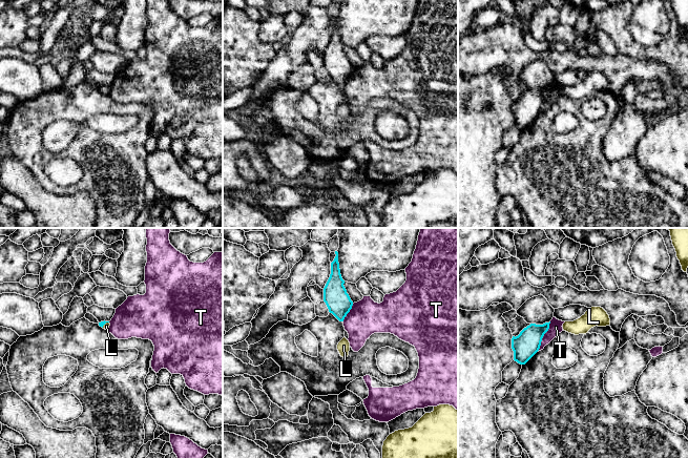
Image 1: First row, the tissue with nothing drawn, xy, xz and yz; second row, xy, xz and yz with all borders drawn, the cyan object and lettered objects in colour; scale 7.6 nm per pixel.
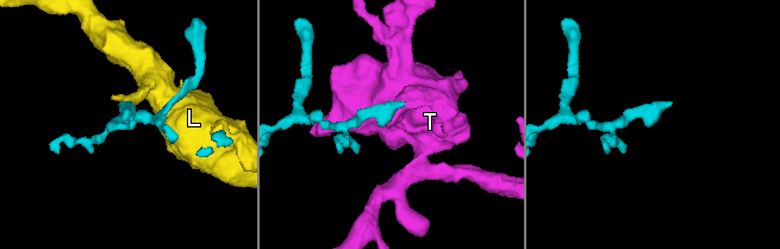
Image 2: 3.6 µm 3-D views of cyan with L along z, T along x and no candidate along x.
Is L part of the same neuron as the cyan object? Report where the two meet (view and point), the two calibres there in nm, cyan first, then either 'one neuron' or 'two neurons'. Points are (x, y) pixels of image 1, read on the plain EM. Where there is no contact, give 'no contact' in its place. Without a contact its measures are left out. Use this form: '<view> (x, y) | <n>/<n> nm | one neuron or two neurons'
xy (105, 87) | 40/50 nm | one neuron

